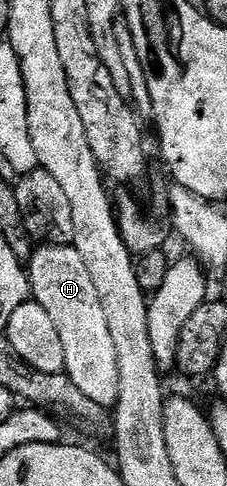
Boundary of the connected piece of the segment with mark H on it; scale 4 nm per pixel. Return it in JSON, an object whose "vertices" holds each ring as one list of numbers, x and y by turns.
{"vertices":[[73,245,35,246,28,264,28,274,33,302,44,305,44,309,56,324,56,333,60,333,60,345,64,345,65,374,89,400,109,409,113,408,120,393,120,365,116,359,116,345,112,342,112,332,108,330,104,308,100,306,100,293,96,293,96,285,92,285,92,277,88,274,88,268,84,266,80,253,76,253]]}

